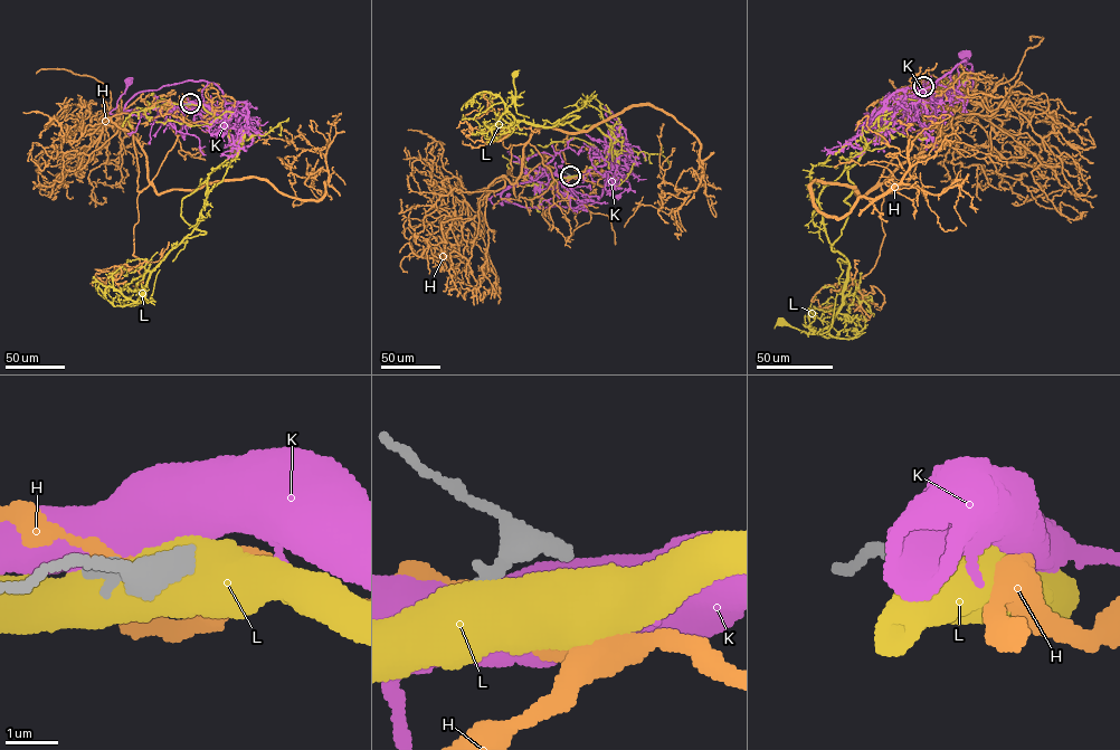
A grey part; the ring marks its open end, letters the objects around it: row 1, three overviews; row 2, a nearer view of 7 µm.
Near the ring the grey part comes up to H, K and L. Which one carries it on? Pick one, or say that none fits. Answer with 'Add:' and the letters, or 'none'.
Add: none

